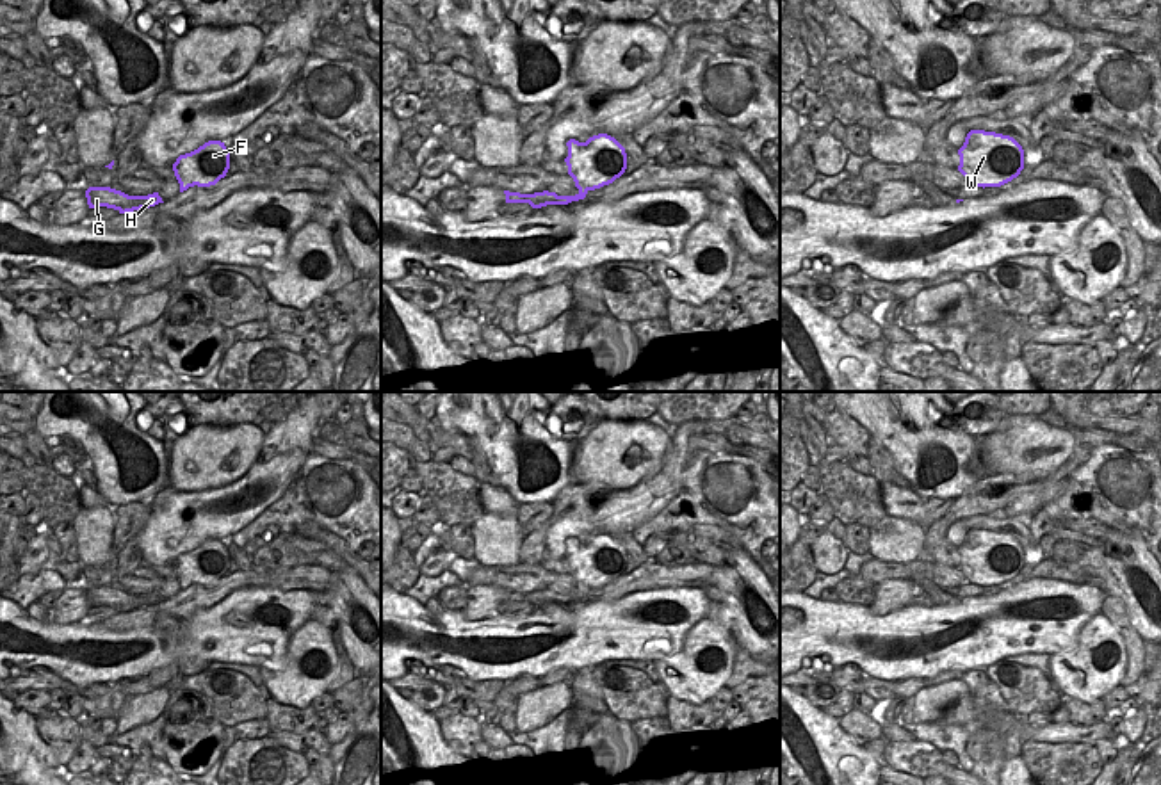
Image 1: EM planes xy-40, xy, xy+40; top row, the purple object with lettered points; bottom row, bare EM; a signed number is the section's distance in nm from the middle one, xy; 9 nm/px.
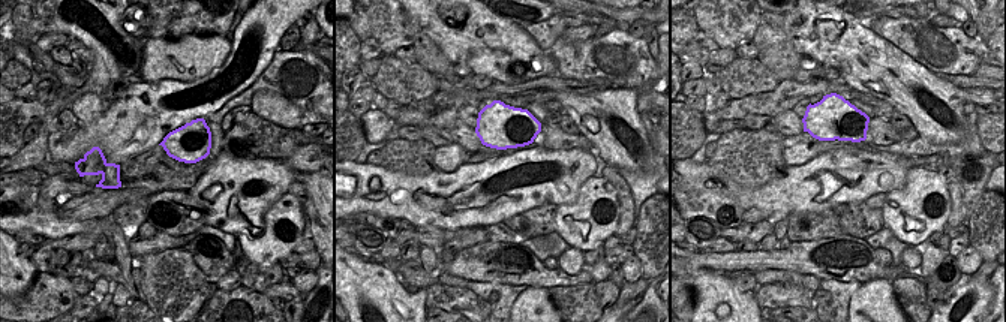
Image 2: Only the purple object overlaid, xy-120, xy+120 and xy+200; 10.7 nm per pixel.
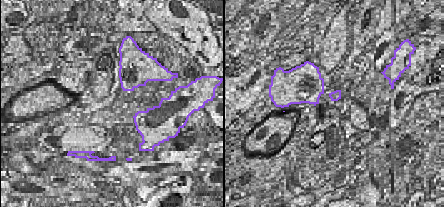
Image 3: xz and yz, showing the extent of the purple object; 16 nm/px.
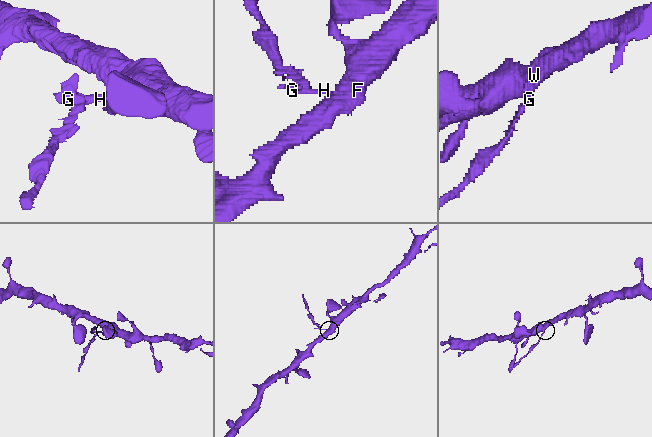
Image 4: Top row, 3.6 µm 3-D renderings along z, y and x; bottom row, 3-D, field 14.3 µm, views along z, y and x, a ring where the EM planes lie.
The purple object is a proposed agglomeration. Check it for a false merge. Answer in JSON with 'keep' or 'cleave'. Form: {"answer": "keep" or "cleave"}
{"answer": "cleave"}

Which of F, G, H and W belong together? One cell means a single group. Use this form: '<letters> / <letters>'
F W / G H

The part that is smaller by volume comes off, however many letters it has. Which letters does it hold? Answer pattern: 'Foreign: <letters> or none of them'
Foreign: G, H

